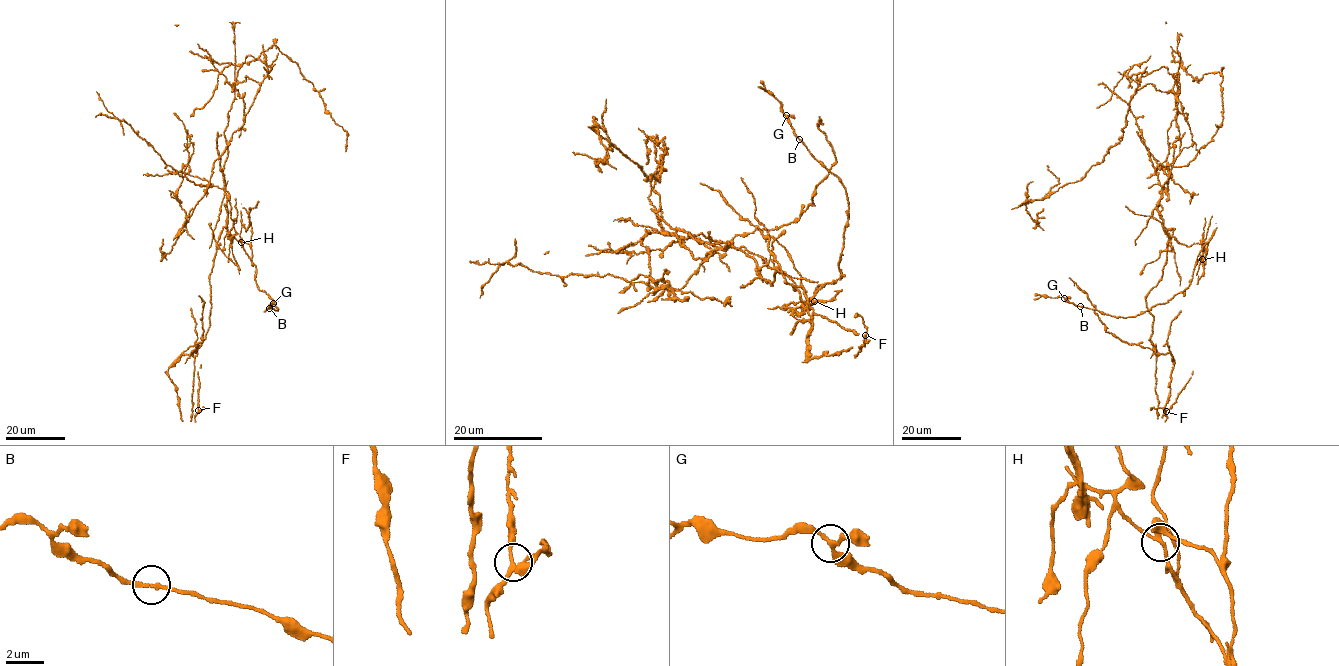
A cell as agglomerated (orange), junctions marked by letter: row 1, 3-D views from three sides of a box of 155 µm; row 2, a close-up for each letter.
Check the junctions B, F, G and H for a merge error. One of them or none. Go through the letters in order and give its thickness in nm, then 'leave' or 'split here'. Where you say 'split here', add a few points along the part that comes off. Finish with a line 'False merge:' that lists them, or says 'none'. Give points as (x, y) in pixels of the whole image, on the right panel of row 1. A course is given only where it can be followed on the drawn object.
B: 150 nm thick; leave
F: 180 nm thick; leave
G: 200 nm thick; leave
H: 160 nm thick; split here
False merge: H

